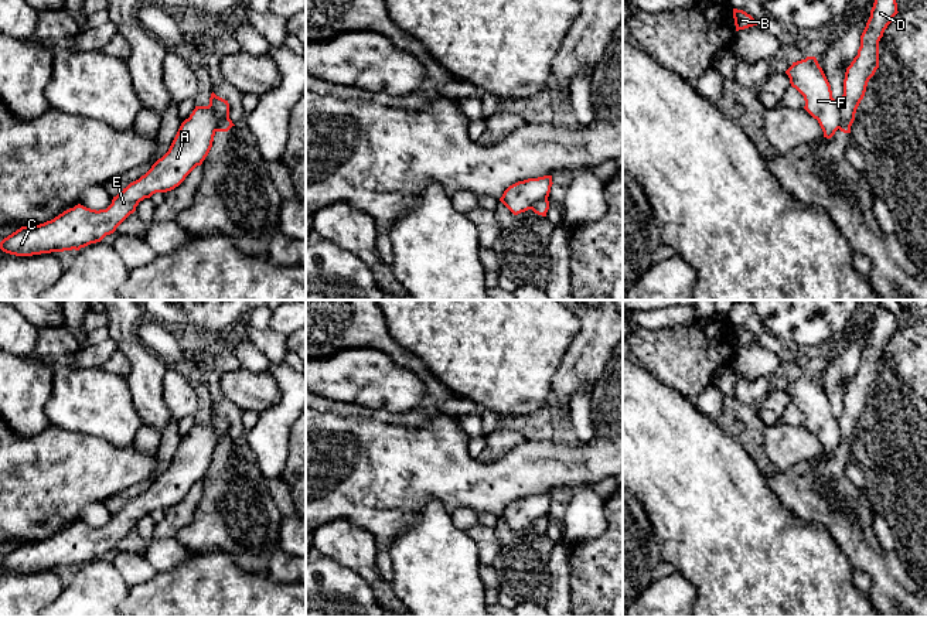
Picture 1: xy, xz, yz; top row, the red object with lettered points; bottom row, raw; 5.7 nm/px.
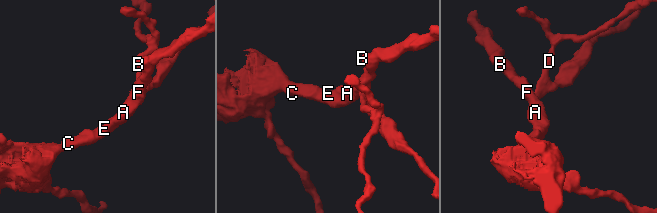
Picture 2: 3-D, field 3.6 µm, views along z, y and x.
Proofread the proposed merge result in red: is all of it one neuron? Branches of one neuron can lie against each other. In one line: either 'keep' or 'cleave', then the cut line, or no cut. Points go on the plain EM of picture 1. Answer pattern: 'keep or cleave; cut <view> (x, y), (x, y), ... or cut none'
cleave; cut xy (210, 419), (218, 433), (217, 447)

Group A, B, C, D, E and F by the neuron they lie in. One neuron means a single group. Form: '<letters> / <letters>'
A B C E F / D

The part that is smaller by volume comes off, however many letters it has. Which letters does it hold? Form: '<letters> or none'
D

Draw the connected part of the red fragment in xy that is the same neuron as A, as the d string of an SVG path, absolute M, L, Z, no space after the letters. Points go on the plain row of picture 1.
M195 423L185 436L168 468L139 497L113 514L106 526L91 526L81 521L40 542L21 543L0 559L0 566L16 573L79 567L100 559L136 528L144 515L178 504L208 473L219 433L211 423Z

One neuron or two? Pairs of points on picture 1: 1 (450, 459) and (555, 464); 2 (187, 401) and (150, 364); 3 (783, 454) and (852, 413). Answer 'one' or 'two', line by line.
1: one
2: two
3: two

